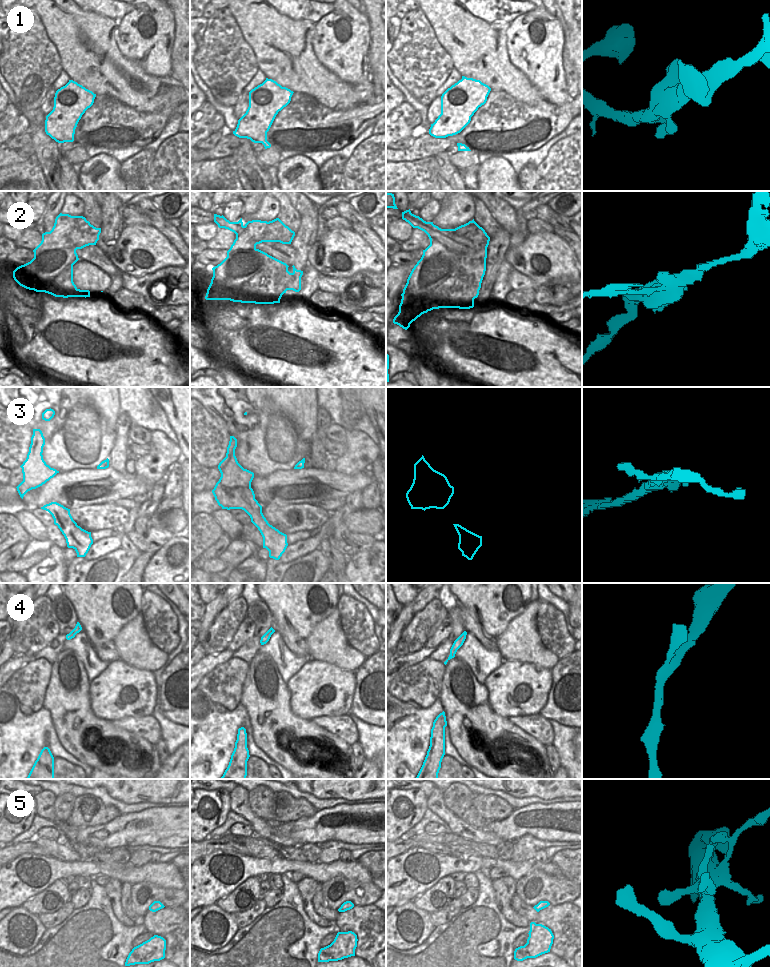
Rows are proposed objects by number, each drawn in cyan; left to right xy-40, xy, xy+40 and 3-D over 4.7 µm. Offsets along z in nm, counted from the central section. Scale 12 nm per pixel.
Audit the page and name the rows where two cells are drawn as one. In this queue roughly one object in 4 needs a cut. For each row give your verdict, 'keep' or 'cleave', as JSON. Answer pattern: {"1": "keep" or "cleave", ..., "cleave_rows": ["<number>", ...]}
{"1": "keep", "2": "cleave", "3": "keep", "4": "keep", "5": "keep", "cleave_rows": ["2"]}

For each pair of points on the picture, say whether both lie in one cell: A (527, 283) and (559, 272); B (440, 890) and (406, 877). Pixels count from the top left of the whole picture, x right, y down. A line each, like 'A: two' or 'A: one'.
A: two
B: two

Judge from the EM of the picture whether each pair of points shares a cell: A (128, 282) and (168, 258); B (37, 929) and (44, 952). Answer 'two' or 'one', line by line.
A: two
B: two

